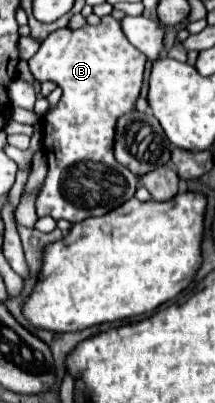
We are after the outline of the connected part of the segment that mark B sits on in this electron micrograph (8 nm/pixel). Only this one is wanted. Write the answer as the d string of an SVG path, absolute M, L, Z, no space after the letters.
M103 16L97 26L85 24L77 30L55 30L29 60L29 69L40 83L51 81L63 90L59 104L41 118L41 142L49 172L35 200L39 218L65 218L75 224L89 216L103 216L133 198L139 178L117 164L113 156L113 126L117 116L135 108L145 60L125 40L121 22L113 16Z

